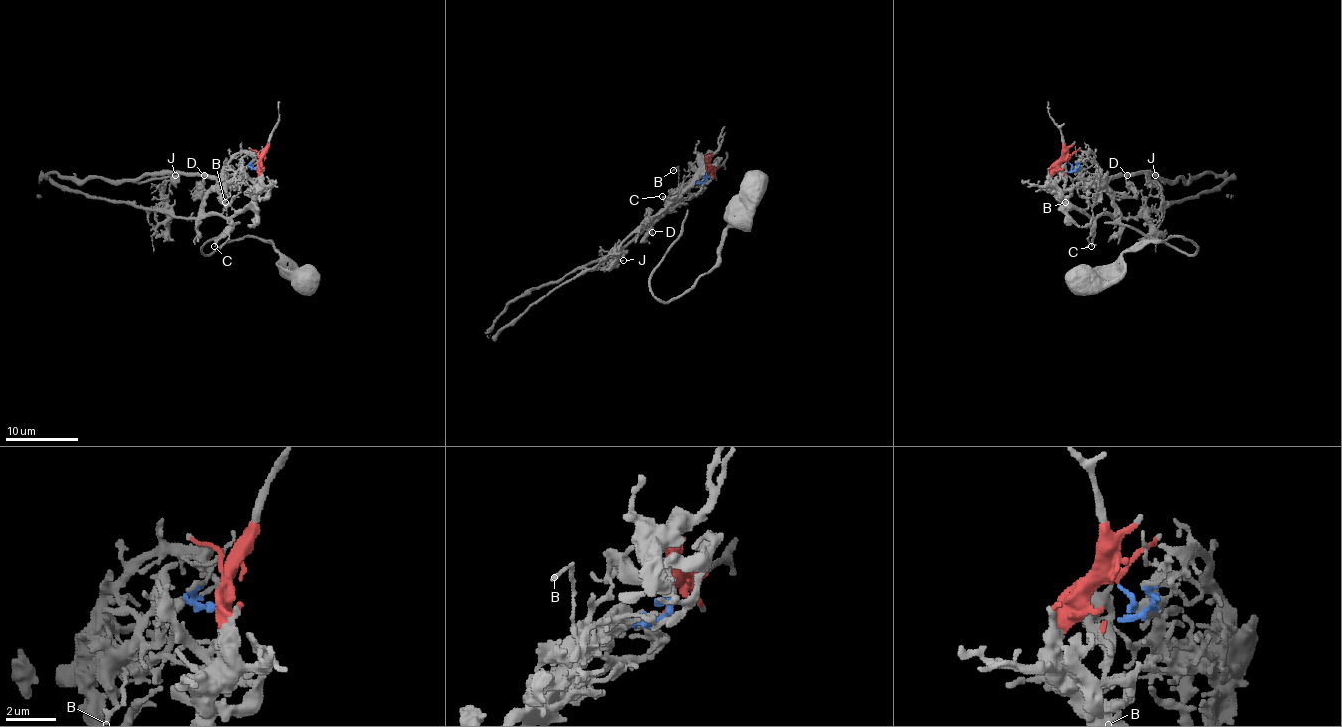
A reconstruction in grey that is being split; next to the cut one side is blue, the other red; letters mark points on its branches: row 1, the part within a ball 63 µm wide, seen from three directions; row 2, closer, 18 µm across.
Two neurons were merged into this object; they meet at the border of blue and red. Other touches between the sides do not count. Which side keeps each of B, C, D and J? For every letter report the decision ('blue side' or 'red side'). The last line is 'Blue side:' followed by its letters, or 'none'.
B: blue side
C: red side
D: blue side
J: blue side
Blue side: B, D, J

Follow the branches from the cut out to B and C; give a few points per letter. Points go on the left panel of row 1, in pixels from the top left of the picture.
B: (259, 163), (257, 168), (244, 166), (233, 181), (224, 203)
C: (259, 161), (253, 197), (232, 219), (232, 228), (214, 246)

